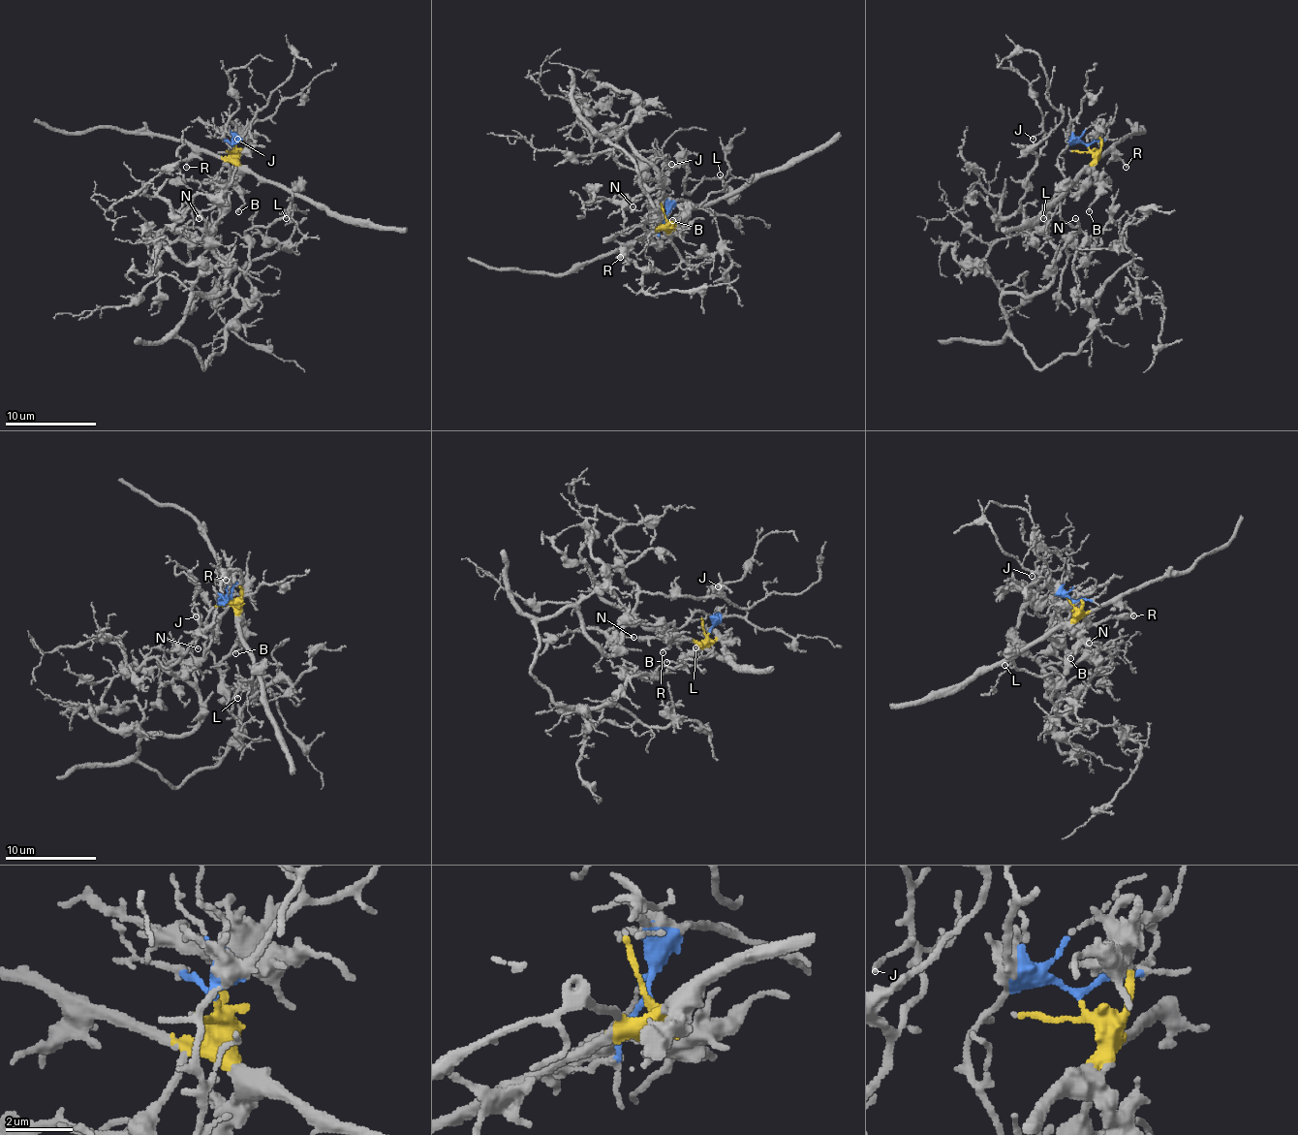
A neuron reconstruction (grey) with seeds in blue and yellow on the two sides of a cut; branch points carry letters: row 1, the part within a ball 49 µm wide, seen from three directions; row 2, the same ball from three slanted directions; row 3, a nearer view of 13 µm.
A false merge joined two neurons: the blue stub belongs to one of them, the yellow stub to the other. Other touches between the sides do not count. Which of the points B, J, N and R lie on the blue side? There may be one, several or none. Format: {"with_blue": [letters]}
{"with_blue": ["J", "N"]}

